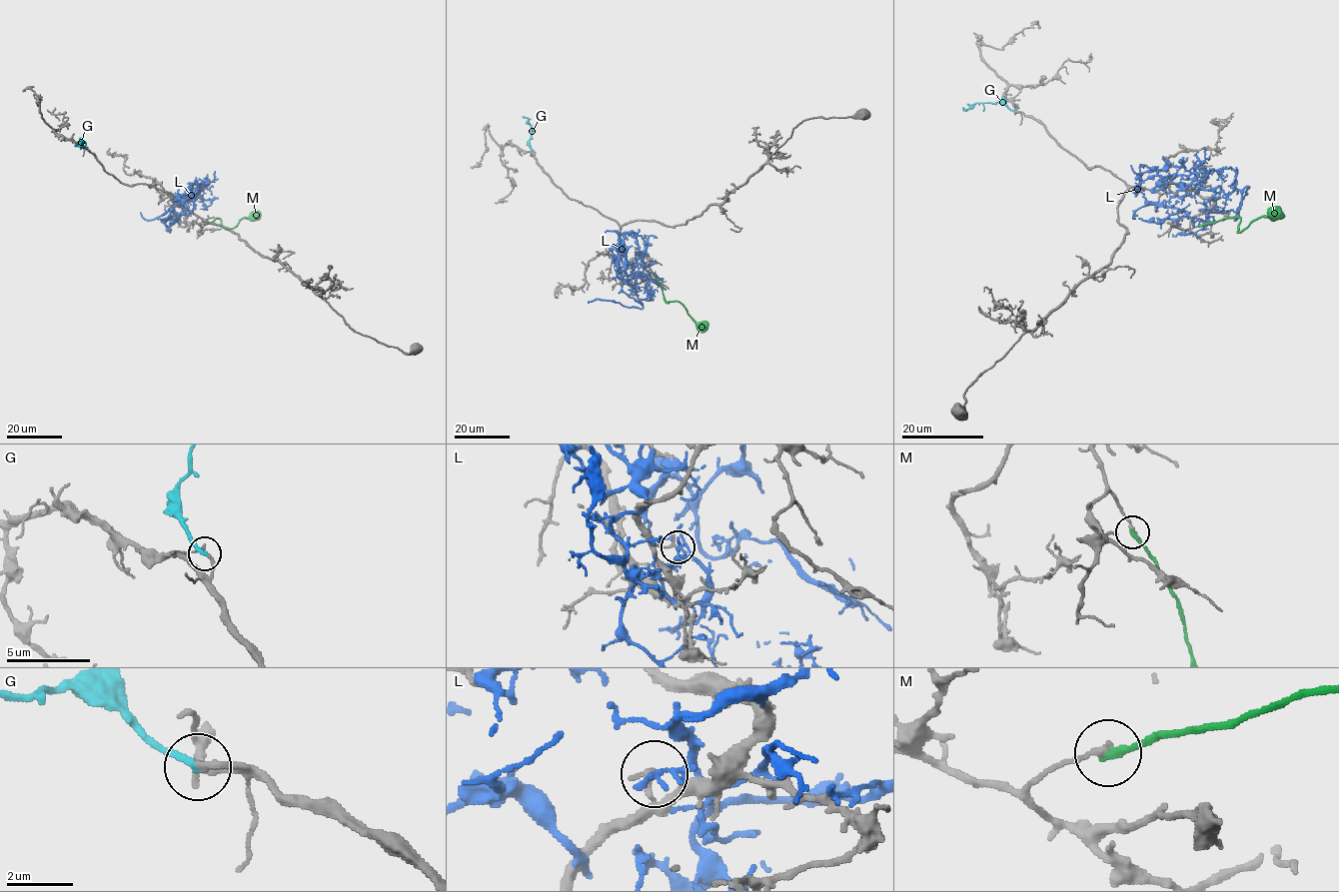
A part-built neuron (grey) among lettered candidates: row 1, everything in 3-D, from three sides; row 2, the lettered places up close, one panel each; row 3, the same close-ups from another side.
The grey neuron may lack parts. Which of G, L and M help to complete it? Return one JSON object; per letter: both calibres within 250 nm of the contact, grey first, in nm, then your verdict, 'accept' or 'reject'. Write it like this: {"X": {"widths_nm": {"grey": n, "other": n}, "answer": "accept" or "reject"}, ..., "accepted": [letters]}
{"G": {"widths_nm": {"grey": 180, "other": 220}, "answer": "accept"}, "L": {"widths_nm": {"grey": 140, "other": 240}, "answer": "reject"}, "M": {"widths_nm": {"grey": 200, "other": 280}, "answer": "reject"}, "accepted": ["G"]}

